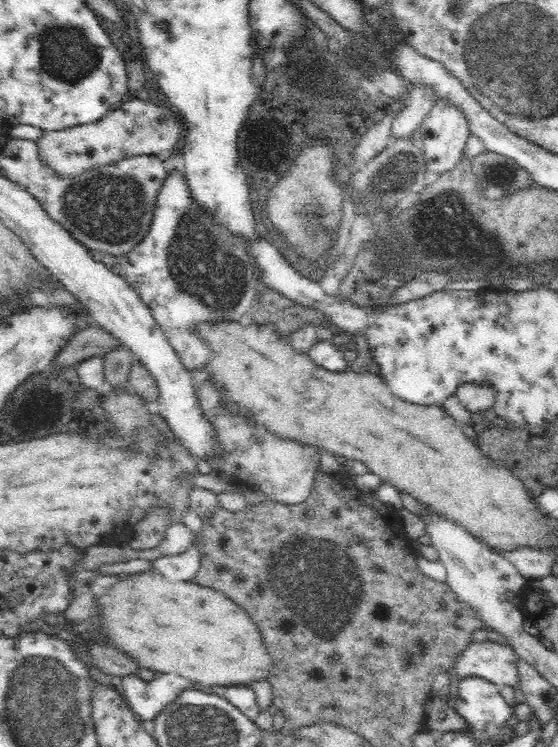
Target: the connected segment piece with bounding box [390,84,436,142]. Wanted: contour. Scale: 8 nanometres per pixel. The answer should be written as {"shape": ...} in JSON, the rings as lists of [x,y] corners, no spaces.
{"shape":[[[416,84],[409,88],[405,108],[393,116],[390,142],[398,140],[398,138],[413,138],[414,130],[420,128],[424,117],[430,112],[436,101],[434,90],[427,84]]]}

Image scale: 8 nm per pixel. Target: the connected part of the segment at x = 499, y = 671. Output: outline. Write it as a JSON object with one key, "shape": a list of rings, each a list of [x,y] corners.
{"shape":[[[486,640],[484,643],[471,643],[453,660],[453,666],[448,671],[450,690],[454,688],[454,692],[458,692],[456,686],[458,687],[459,682],[464,678],[480,677],[500,687],[505,685],[513,687],[516,704],[522,704],[525,701],[525,695],[520,691],[520,683],[518,683],[518,659],[518,655],[510,646],[500,645],[492,640]]]}

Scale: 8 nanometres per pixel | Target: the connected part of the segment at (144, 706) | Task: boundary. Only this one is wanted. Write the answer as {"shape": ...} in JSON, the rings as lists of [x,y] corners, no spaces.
{"shape":[[[174,672],[163,674],[150,682],[144,682],[132,674],[126,676],[122,684],[124,688],[121,693],[141,722],[154,722],[166,706],[178,698],[178,694],[185,692],[186,688],[192,688],[186,678]]]}

